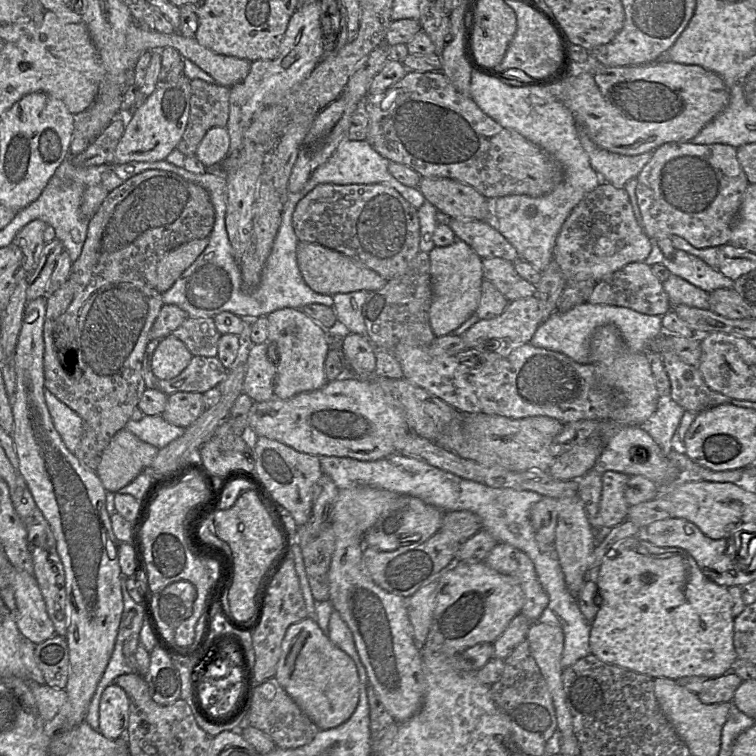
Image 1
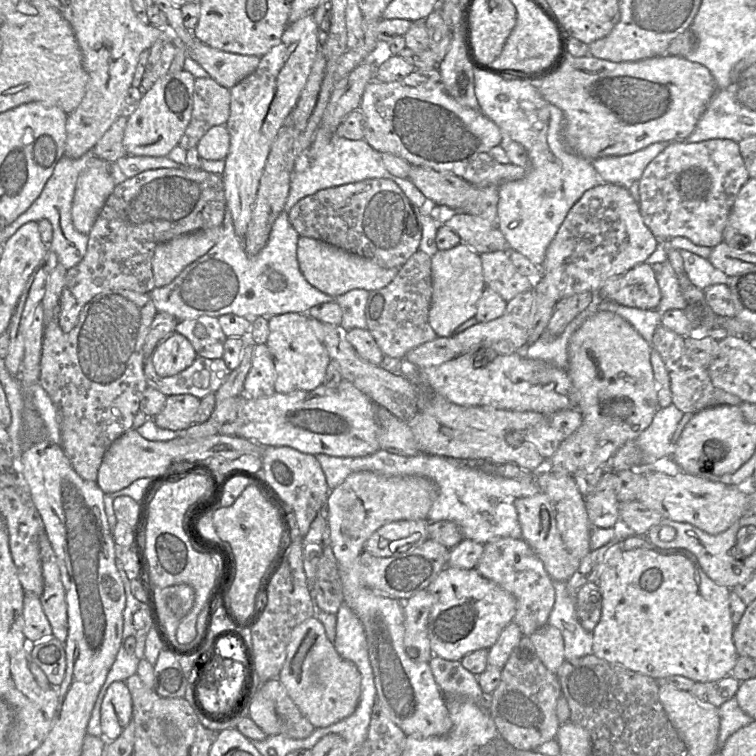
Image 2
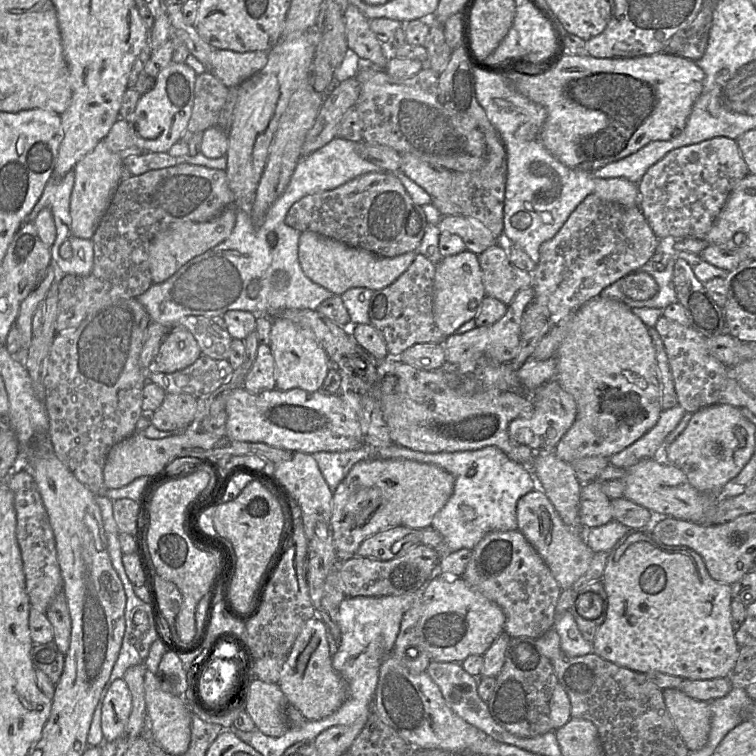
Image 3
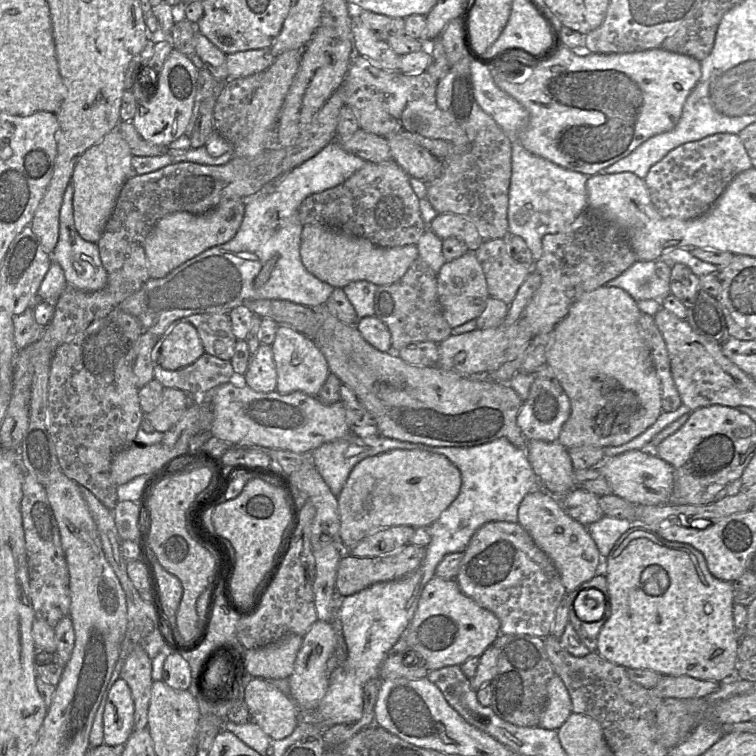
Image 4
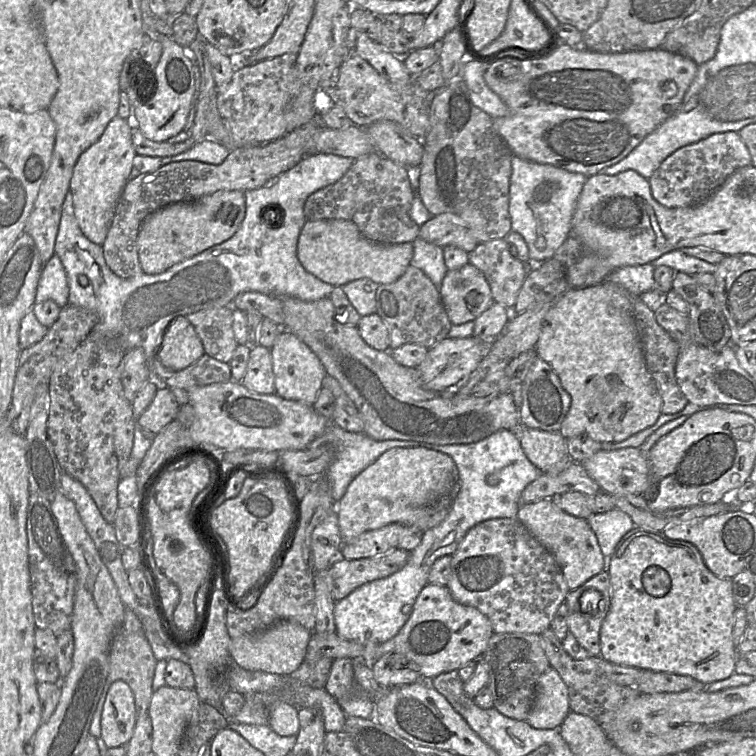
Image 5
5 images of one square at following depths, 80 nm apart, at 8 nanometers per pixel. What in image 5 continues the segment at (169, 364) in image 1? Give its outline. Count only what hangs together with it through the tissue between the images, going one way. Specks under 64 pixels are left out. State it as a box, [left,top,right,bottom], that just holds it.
[158,316,204,371]

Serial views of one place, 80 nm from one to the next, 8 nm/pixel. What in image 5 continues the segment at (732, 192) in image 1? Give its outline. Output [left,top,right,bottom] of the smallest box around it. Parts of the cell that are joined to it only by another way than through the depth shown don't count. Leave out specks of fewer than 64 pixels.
[648,132,751,208]

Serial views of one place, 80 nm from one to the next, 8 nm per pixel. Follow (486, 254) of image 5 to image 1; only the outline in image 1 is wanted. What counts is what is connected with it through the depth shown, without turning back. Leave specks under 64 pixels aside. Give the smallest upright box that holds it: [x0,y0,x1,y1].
[482,257,536,300]

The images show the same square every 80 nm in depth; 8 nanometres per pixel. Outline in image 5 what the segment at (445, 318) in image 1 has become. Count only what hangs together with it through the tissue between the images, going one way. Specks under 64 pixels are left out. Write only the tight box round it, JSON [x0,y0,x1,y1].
[439,262,495,325]

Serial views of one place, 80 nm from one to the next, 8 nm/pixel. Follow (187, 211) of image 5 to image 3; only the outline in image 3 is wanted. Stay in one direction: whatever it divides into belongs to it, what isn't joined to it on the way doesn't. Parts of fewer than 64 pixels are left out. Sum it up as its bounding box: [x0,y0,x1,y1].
[149,205,238,284]

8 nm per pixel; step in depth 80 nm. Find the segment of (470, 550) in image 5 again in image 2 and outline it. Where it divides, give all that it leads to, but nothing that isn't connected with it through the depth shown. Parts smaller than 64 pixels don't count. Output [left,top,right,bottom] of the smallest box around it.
[475,538,555,637]

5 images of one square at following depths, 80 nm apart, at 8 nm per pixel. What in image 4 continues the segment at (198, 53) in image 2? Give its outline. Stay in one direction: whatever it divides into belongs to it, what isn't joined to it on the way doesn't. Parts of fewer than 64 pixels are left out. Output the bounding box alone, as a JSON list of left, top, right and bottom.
[226,48,274,79]

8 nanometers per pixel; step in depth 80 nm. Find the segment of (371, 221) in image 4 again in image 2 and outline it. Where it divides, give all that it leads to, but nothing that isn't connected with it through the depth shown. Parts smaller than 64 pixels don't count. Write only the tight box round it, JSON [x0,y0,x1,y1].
[288,178,422,269]

